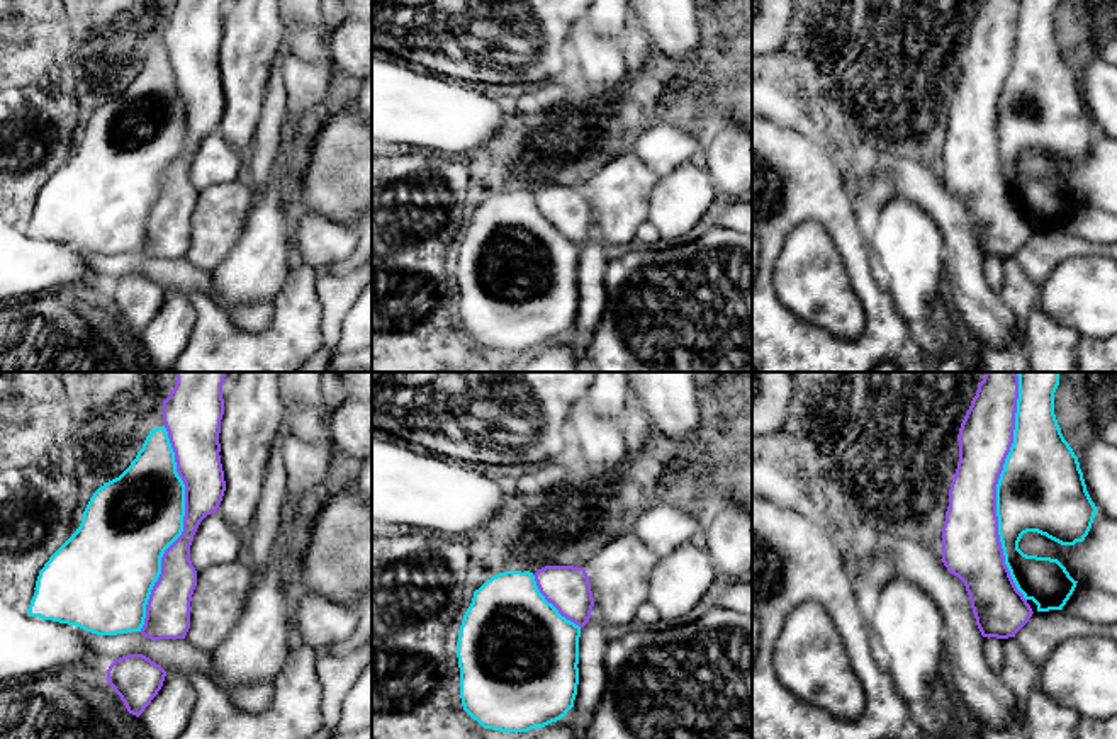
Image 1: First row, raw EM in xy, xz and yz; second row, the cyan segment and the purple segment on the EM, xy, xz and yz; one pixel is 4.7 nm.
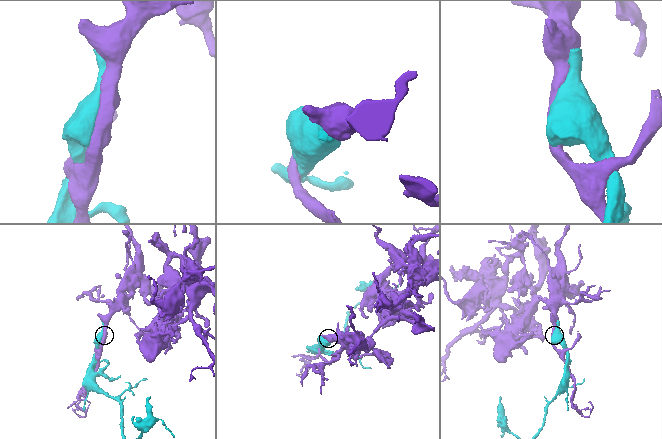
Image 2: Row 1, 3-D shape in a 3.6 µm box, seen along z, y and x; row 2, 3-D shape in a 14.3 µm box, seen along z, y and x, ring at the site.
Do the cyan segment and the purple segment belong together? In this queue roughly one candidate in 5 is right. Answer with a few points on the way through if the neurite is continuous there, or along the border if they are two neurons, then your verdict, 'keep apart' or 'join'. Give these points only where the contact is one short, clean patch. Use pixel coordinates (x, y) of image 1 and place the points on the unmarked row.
keep apart

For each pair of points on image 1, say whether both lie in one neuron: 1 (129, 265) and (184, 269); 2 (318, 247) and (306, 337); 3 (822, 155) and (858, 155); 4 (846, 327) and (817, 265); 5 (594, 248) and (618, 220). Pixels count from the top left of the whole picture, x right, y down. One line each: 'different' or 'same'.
1: same
2: different
3: different
4: same
5: different

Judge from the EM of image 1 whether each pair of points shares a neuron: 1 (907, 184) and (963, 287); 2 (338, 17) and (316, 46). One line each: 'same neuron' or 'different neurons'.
1: same neuron
2: different neurons

